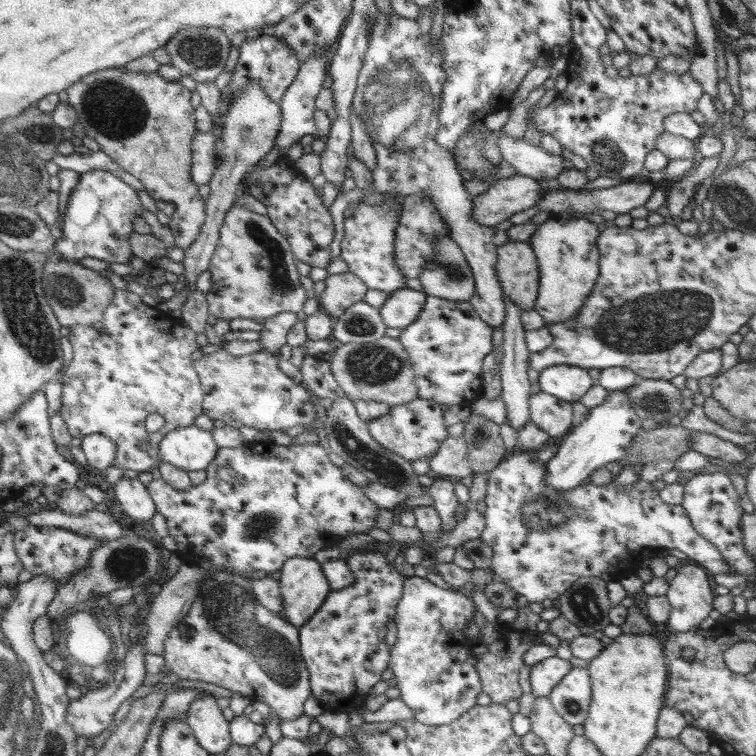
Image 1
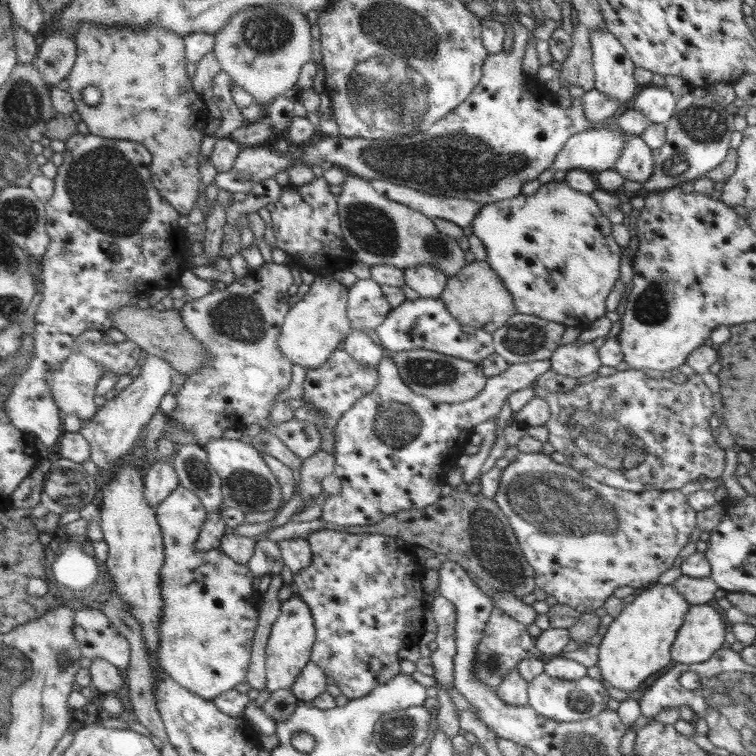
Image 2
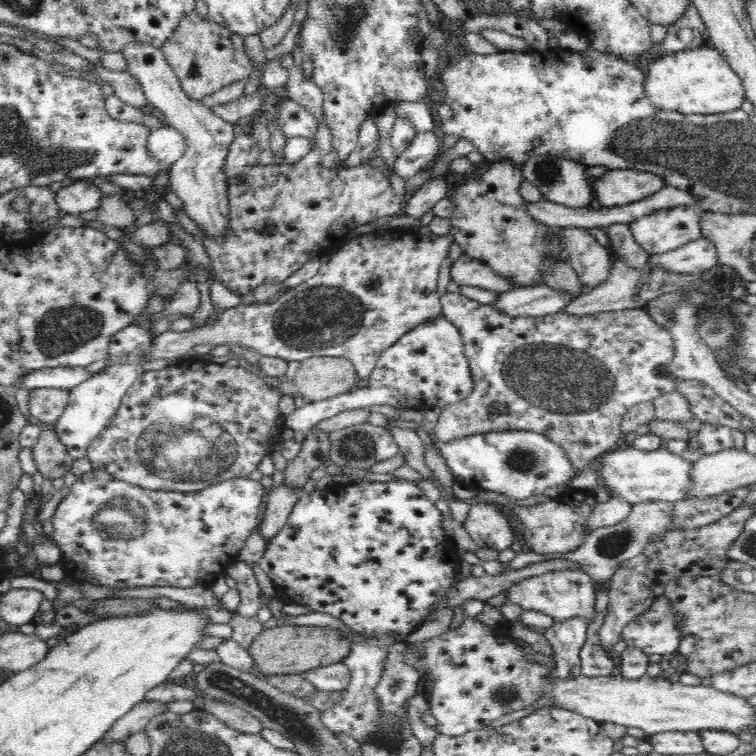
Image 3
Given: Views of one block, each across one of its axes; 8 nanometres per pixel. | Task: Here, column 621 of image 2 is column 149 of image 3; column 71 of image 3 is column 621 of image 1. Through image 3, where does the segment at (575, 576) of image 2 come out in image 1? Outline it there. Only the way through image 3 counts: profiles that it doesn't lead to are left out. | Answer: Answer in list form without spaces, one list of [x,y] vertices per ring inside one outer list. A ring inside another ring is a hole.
[[[521,449],[516,451],[515,454],[513,454],[513,452],[508,453],[508,455],[498,463],[496,468],[486,473],[488,486],[487,494],[484,497],[486,511],[483,512],[486,527],[484,527],[479,539],[482,540],[482,542],[486,542],[486,544],[492,548],[493,553],[489,570],[498,574],[502,583],[508,585],[508,587],[518,592],[518,594],[522,594],[529,603],[542,602],[546,600],[546,598],[554,600],[564,594],[566,590],[569,590],[569,587],[580,578],[602,578],[608,584],[610,581],[619,581],[621,578],[629,576],[632,573],[637,574],[638,569],[642,568],[642,566],[647,563],[647,560],[651,558],[652,554],[657,554],[660,550],[673,551],[673,553],[682,556],[684,560],[695,562],[706,570],[710,570],[714,575],[730,574],[730,576],[732,576],[732,574],[737,573],[734,567],[730,567],[730,565],[726,564],[726,561],[722,559],[720,551],[714,547],[714,544],[706,540],[703,536],[700,536],[700,534],[694,530],[684,507],[681,504],[674,505],[664,502],[660,497],[660,490],[655,489],[650,482],[639,479],[633,484],[628,484],[628,486],[616,486],[615,482],[604,484],[604,486],[597,486],[589,481],[585,484],[580,484],[580,486],[574,488],[574,490],[562,492],[562,490],[554,490],[554,488],[546,486],[544,475],[546,475],[546,466],[544,466],[543,462],[540,462],[538,456],[536,456],[536,452],[521,452]]]

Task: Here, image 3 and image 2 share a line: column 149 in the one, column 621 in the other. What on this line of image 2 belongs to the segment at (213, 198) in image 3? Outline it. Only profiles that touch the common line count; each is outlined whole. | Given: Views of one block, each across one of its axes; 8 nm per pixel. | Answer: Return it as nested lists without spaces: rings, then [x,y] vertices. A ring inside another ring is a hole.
[[[605,26],[592,29],[594,89],[608,95],[625,106],[632,102],[638,92],[634,80],[635,66],[622,43]]]

